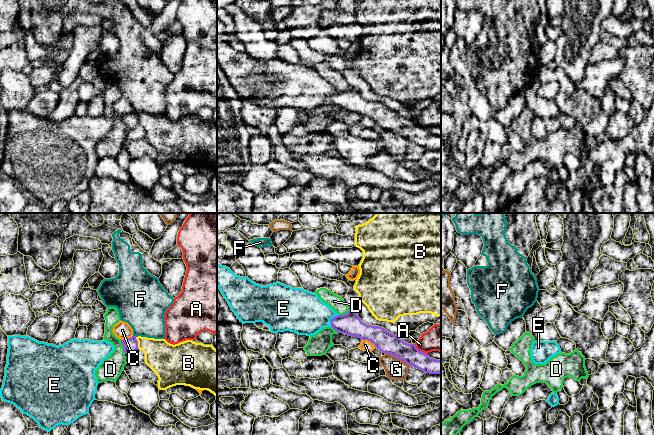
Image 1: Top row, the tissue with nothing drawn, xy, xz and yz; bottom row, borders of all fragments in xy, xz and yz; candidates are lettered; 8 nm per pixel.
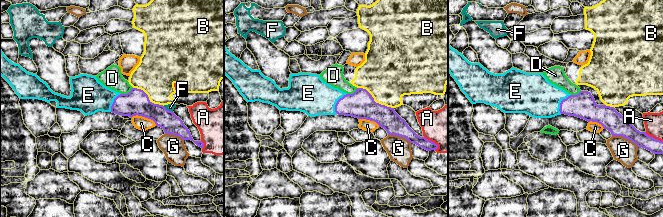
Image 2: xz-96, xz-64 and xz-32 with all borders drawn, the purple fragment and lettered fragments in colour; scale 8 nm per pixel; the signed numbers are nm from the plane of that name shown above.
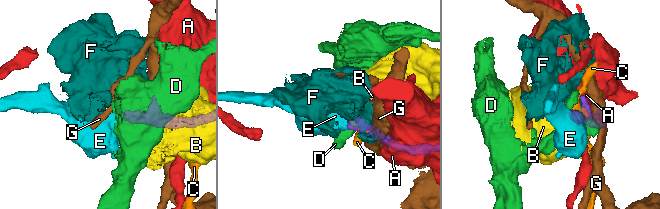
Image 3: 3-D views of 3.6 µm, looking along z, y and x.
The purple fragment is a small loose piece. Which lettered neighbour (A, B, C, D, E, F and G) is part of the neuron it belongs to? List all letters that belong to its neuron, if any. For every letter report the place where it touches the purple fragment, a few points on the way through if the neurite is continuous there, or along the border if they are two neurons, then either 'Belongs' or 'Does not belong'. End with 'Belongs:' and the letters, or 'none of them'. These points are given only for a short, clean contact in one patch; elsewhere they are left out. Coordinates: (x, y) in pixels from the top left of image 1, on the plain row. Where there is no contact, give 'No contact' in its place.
A: Touches purple at xz (420, 127). Does not belong
B: Touches purple at xy (137, 119). Boundary: xy (135, 113), (139, 124). Does not belong
C: Touches purple at xz (369, 116). Does not belong
D: Touches purple at xy (123, 123). Boundary: xy (120, 116), (125, 129). Does not belong
E: Touches purple at xz (331, 95). Belongs
F: Touches purple at xy (135, 112). Boundary: xy (133, 110), (136, 112). Does not belong
G: Touches purple at xz (397, 133). Does not belong
Belongs: E

